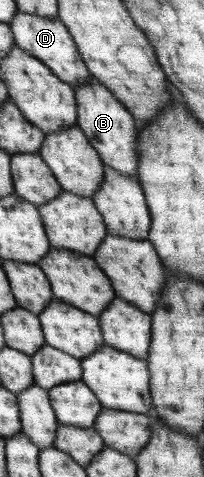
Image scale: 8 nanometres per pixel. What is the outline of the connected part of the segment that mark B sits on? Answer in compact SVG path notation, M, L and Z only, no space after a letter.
M89 78L84 84L72 86L76 99L76 124L90 146L98 154L102 165L114 169L116 173L124 174L130 179L136 179L136 130L134 130L134 120L130 114L124 110L124 106L114 95L108 92L94 78Z

